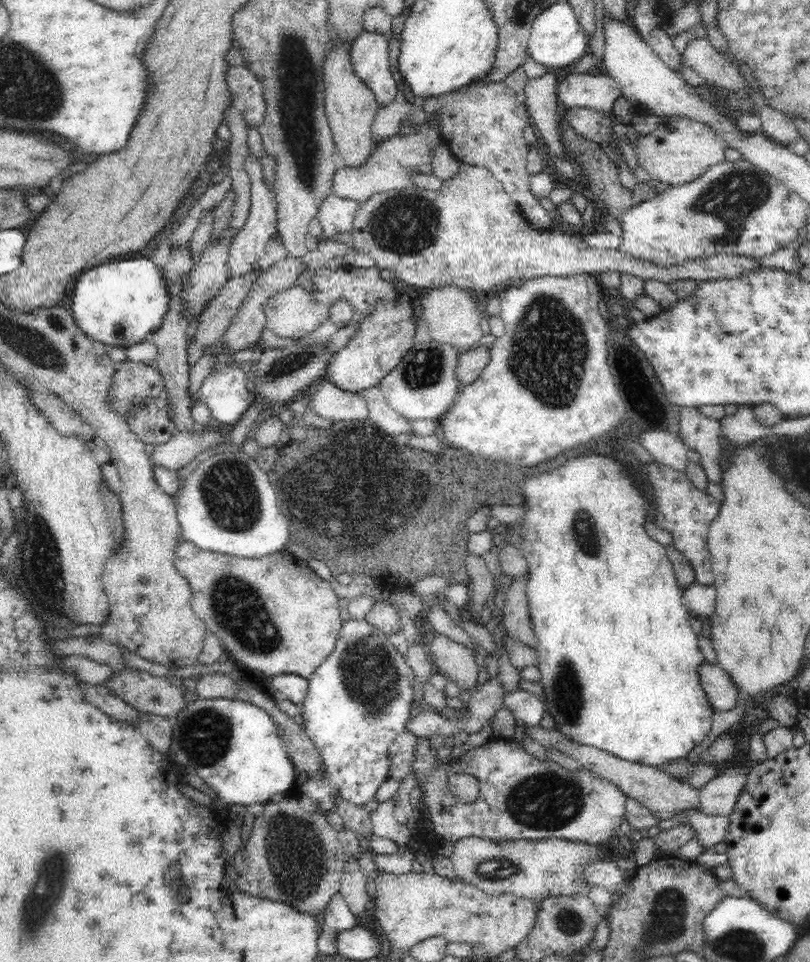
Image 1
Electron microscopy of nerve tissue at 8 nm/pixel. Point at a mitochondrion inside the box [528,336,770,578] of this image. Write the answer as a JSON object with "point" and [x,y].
{"point":[584,527]}

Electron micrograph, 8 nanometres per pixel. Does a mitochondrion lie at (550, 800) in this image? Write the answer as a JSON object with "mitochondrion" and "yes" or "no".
{"mitochondrion":"yes"}

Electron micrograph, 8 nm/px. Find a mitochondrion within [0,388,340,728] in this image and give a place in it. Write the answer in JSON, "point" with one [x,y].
{"point":[237,608]}

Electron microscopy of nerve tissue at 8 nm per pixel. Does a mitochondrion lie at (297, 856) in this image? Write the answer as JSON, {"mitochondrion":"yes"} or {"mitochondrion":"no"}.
{"mitochondrion":"yes"}

